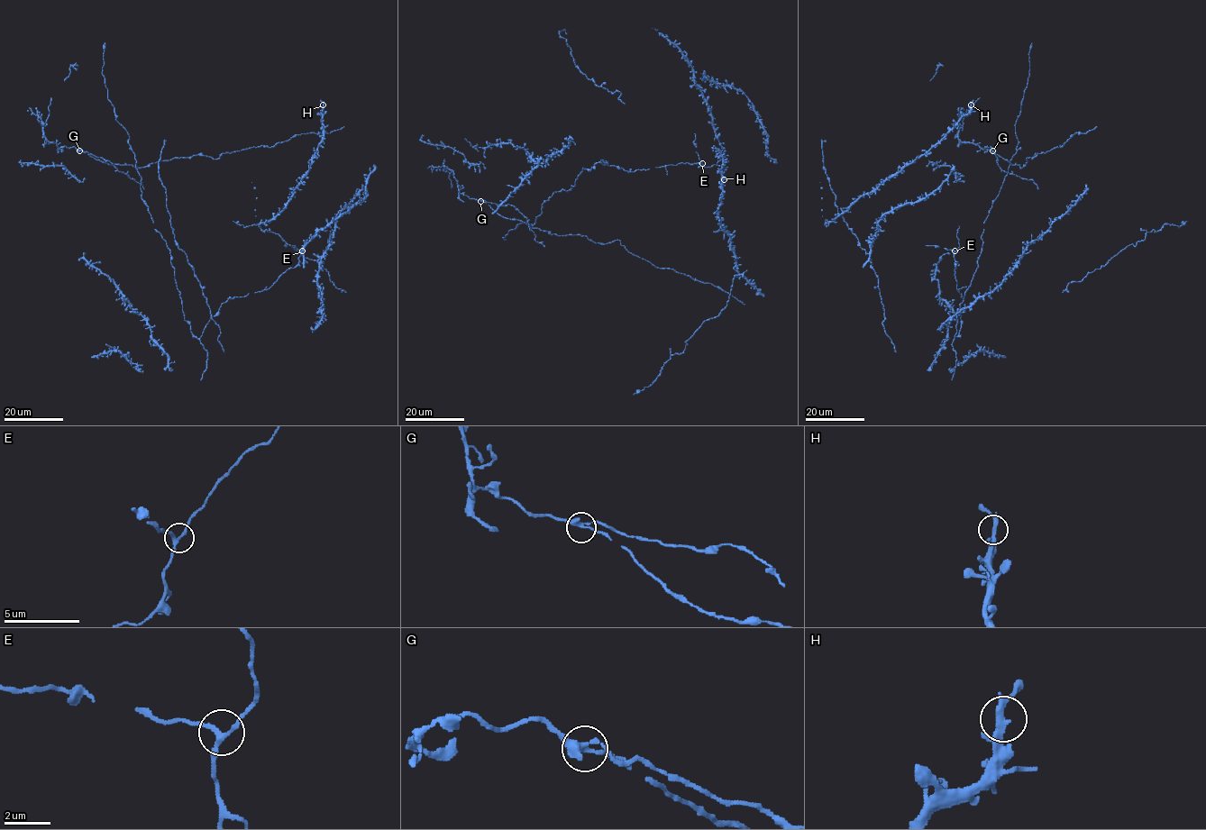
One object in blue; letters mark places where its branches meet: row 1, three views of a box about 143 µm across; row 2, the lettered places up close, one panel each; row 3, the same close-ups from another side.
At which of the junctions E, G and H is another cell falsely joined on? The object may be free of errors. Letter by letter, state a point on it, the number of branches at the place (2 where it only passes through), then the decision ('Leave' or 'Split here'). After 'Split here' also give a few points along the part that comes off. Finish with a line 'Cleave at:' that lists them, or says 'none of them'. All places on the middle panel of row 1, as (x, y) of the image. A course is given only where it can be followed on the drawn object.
E: Place: (702, 163). Branches: 3. Leave
G: Place: (480, 201). Branches: 3. Split here
H: Place: (724, 179). Branches: 3. Leave
Cleave at: G

